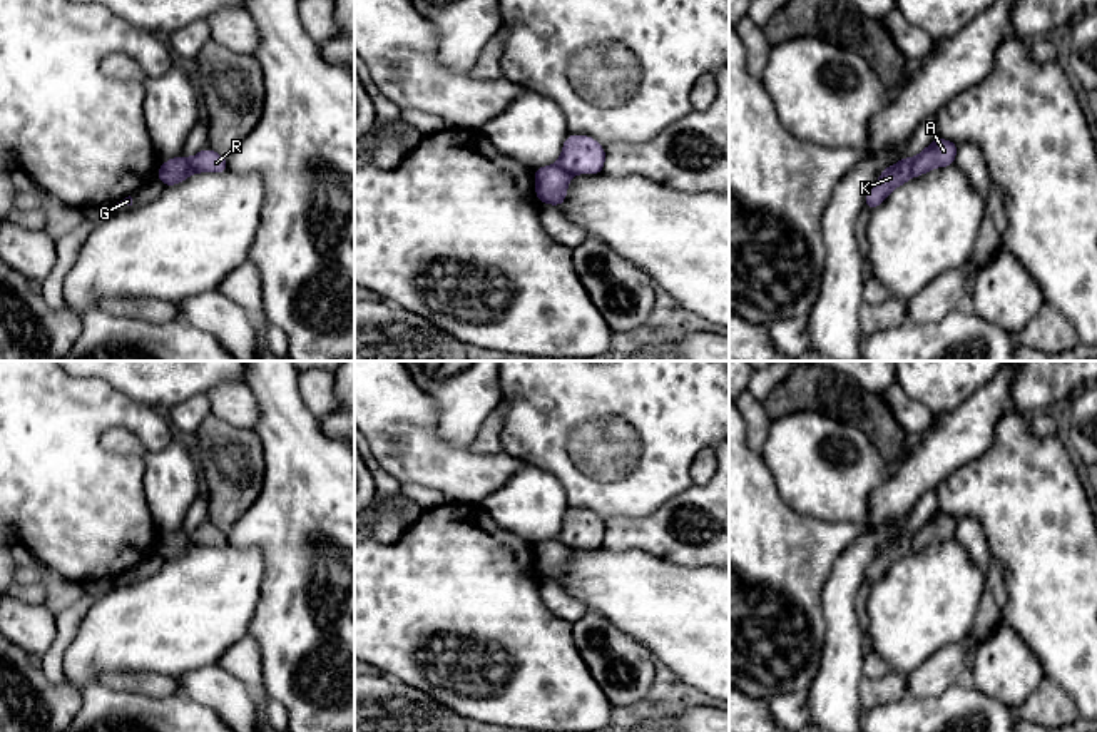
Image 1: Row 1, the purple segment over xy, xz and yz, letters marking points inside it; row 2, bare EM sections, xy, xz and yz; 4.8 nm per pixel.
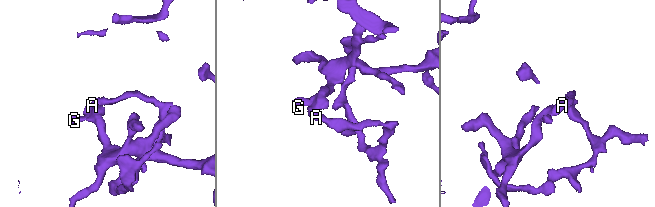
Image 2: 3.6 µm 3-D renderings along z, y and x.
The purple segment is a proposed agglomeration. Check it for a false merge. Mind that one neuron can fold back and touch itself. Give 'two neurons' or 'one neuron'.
one neuron

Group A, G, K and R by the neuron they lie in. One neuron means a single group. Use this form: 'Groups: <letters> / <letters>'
Groups: A G K R

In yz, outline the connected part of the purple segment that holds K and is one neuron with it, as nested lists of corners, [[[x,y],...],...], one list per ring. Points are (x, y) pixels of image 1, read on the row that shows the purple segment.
[[[935,137],[935,140],[915,159],[905,157],[898,164],[886,167],[866,194],[865,206],[873,211],[895,187],[905,184],[913,175],[923,175],[933,167],[946,167],[953,164],[957,147],[955,142]]]

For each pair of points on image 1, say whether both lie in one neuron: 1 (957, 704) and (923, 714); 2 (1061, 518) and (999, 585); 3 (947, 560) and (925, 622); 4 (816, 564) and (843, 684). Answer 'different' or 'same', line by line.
1: same
2: different
3: same
4: different

